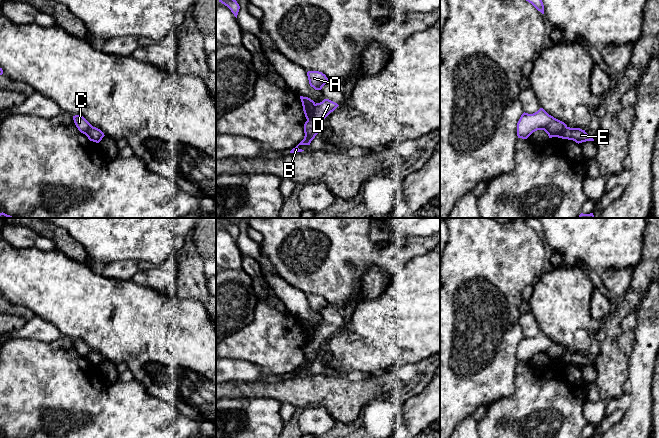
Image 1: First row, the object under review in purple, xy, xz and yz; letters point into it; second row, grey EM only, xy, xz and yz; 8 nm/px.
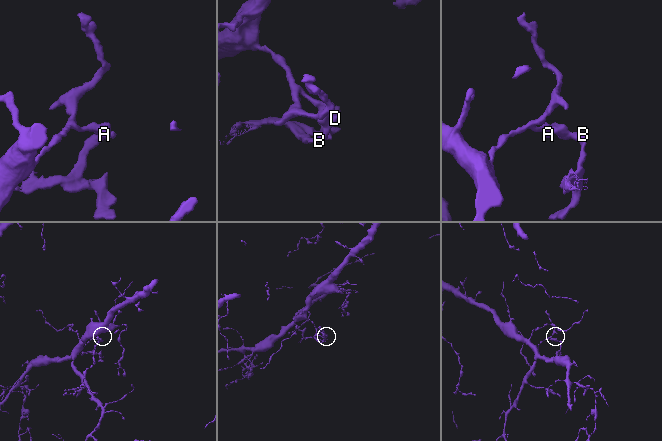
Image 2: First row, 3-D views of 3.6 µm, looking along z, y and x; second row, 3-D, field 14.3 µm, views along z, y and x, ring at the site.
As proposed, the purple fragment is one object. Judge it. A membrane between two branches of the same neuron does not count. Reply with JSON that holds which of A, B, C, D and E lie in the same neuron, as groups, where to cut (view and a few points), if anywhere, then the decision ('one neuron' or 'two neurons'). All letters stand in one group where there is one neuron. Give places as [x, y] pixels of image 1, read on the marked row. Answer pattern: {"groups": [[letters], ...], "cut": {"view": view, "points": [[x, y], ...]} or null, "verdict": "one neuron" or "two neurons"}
{"groups": [["A", "C"], ["B", "D", "E"]], "cut": {"view": "xz", "points": [[315, 104], [313, 114], [307, 120]]}, "verdict": "two neurons"}

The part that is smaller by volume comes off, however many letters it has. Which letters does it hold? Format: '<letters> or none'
B, D, E

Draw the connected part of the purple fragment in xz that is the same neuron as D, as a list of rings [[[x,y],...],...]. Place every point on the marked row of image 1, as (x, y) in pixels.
[[[324,99],[320,103],[315,104],[314,114],[304,124],[304,139],[293,148],[290,153],[302,152],[304,150],[299,149],[299,145],[310,145],[311,141],[319,132],[322,121],[333,112],[339,105],[329,99]]]

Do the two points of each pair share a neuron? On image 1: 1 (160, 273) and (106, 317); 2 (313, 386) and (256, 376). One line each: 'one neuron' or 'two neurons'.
1: two neurons
2: two neurons

